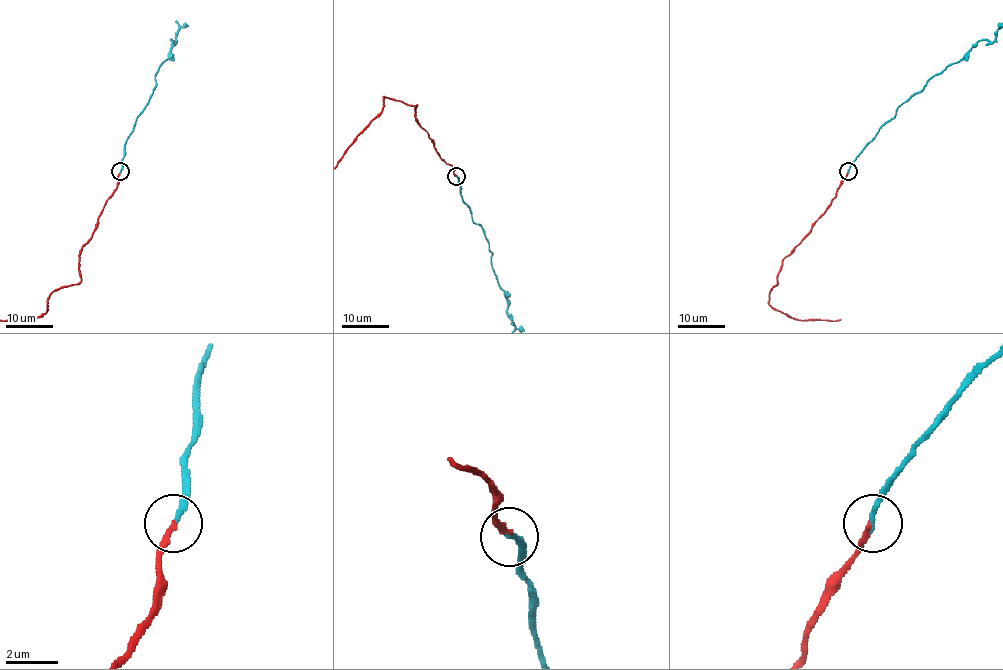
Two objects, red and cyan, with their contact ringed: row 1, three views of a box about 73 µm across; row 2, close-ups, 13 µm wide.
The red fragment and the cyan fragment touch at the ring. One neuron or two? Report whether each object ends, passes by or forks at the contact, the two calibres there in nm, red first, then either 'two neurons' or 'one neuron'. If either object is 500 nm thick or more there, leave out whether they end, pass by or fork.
red ends there; cyan ends there; 200 nm thick on the red side, 200 nm on the other; one neuron

